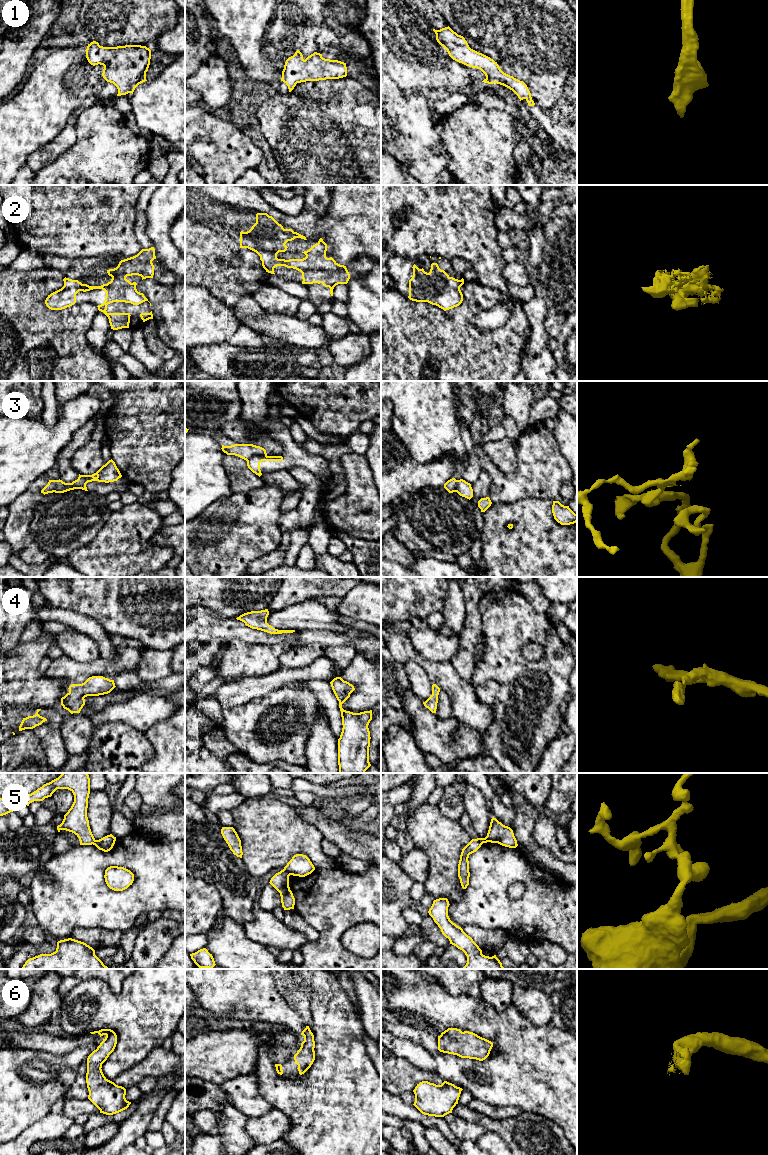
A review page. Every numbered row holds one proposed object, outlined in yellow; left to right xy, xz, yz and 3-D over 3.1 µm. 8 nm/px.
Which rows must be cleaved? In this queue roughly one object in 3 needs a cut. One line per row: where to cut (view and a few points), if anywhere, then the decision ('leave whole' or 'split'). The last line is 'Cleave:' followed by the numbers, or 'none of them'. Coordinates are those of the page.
1: no cut | leave whole
2: no cut | leave whole
3: xz (266, 455), (254, 455), (246, 460) | split
4: no cut | leave whole
5: xz (283, 869), (290, 874) | split
6: no cut | leave whole
Cleave: 3, 5

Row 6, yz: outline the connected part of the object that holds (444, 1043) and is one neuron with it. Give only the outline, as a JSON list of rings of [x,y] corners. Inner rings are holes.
[[[448,1028],[438,1036],[438,1050],[457,1055],[461,1058],[485,1060],[493,1043],[469,1031],[462,1032],[457,1028]]]

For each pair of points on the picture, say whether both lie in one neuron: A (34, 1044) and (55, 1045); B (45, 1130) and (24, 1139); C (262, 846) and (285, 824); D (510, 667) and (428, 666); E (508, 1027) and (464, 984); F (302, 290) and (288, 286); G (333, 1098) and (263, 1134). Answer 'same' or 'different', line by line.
A: same
B: same
C: same
D: different
E: different
F: same
G: different

